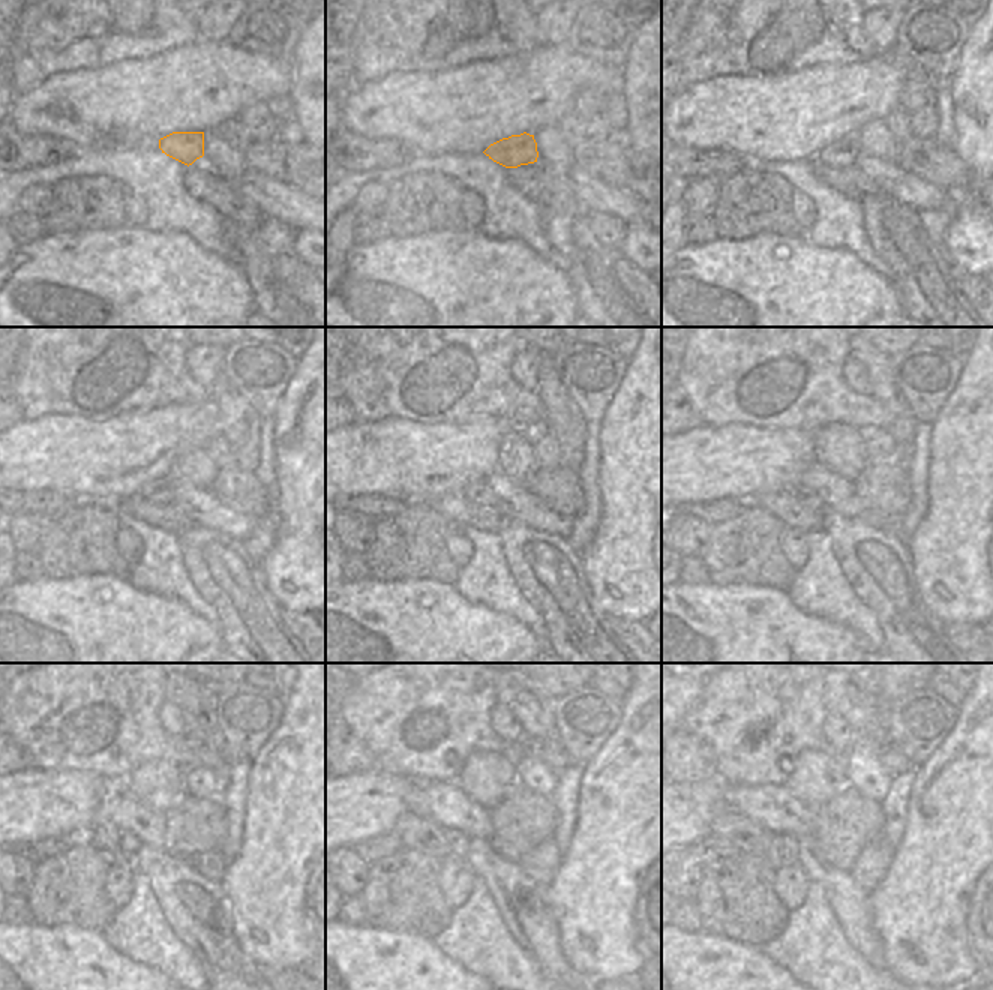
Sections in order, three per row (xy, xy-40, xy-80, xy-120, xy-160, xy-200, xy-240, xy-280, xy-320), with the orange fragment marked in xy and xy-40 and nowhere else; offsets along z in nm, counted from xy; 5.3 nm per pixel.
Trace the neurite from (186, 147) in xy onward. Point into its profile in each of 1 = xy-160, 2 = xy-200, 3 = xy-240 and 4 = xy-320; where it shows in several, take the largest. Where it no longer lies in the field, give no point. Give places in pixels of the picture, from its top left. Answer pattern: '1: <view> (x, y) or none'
1: xy-160 (480, 494)
2: xy-200 (807, 498)
3: xy-240 (126, 842)
4: xy-320 (783, 849)

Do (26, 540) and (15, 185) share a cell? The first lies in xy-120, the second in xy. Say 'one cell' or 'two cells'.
two cells

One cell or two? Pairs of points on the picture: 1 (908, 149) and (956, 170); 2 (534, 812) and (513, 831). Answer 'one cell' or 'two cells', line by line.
1: one cell
2: one cell

